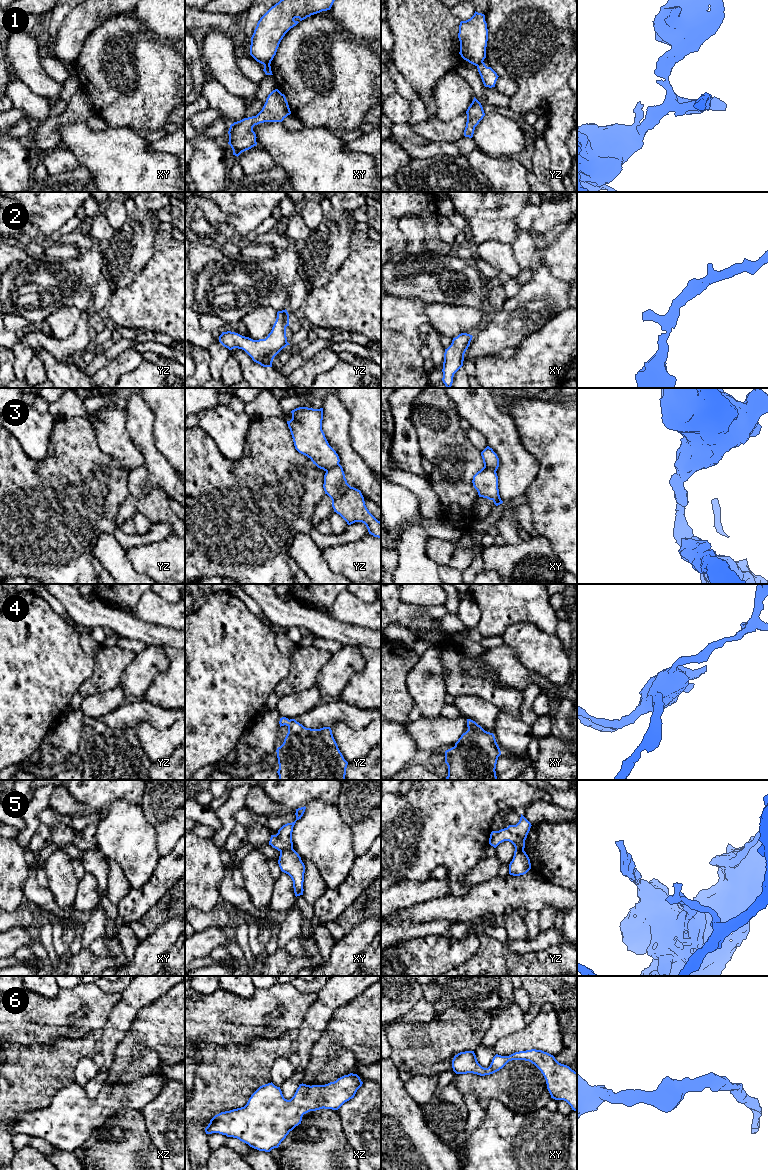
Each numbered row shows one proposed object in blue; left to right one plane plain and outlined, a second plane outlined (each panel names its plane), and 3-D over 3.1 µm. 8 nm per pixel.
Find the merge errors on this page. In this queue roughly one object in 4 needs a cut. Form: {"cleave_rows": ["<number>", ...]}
{"cleave_rows": ["1", "3", "5"]}

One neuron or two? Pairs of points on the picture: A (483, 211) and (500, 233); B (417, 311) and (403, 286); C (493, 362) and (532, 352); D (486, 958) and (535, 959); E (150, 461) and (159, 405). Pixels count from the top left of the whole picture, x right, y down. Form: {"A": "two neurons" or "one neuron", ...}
{"A": "two neurons", "B": "two neurons", "C": "one neuron", "D": "one neuron", "E": "two neurons"}

